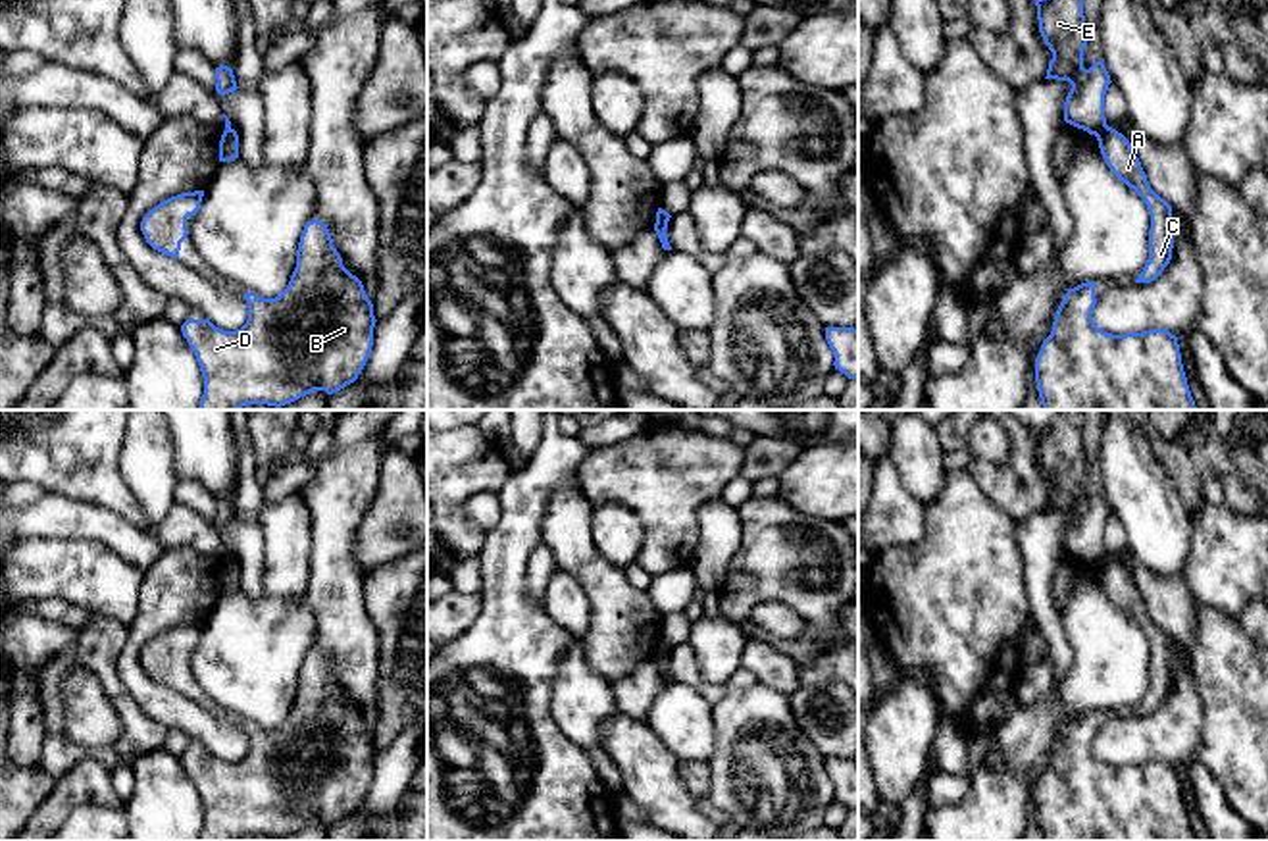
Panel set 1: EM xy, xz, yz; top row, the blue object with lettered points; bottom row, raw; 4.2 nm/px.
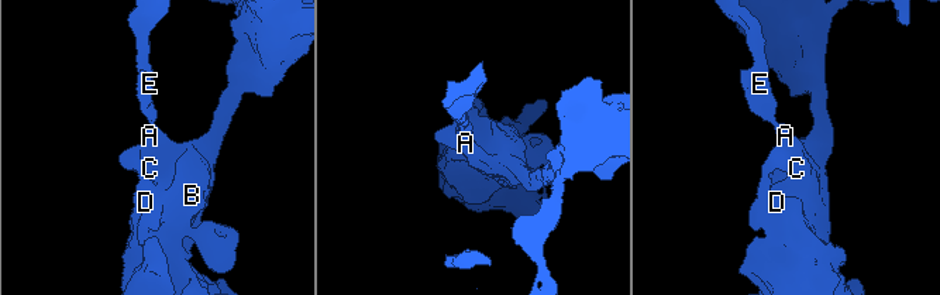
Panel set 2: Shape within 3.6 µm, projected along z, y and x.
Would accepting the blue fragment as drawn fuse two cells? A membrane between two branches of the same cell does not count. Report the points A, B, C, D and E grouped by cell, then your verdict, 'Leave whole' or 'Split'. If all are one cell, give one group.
Groups: A B C D / E. Split

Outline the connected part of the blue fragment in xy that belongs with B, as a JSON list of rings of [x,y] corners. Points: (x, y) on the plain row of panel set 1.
[[[323,652],[304,656],[287,720],[275,729],[246,724],[244,731],[248,751],[237,762],[223,762],[210,751],[181,756],[204,808],[198,841],[241,841],[246,835],[281,839],[314,822],[333,826],[362,804],[373,777],[373,735],[362,712],[342,697]]]

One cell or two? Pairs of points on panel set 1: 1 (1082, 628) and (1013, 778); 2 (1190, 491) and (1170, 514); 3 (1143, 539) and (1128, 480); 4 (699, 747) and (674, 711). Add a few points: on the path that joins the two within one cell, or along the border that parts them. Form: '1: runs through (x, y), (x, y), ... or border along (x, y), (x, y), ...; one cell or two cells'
1: runs through (1084, 664), (1084, 680), (1026, 741); one cell
2: border along (1161, 460), (1168, 482), (1190, 514); two cells
3: runs through (1143, 524), (1143, 499), (1140, 495); one cell
4: runs through (691, 738), (684, 720); one cell

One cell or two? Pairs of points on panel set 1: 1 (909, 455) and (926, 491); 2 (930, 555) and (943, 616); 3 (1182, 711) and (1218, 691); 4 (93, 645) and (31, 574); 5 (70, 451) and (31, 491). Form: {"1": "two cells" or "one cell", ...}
{"1": "one cell", "2": "one cell", "3": "two cells", "4": "two cells", "5": "two cells"}

